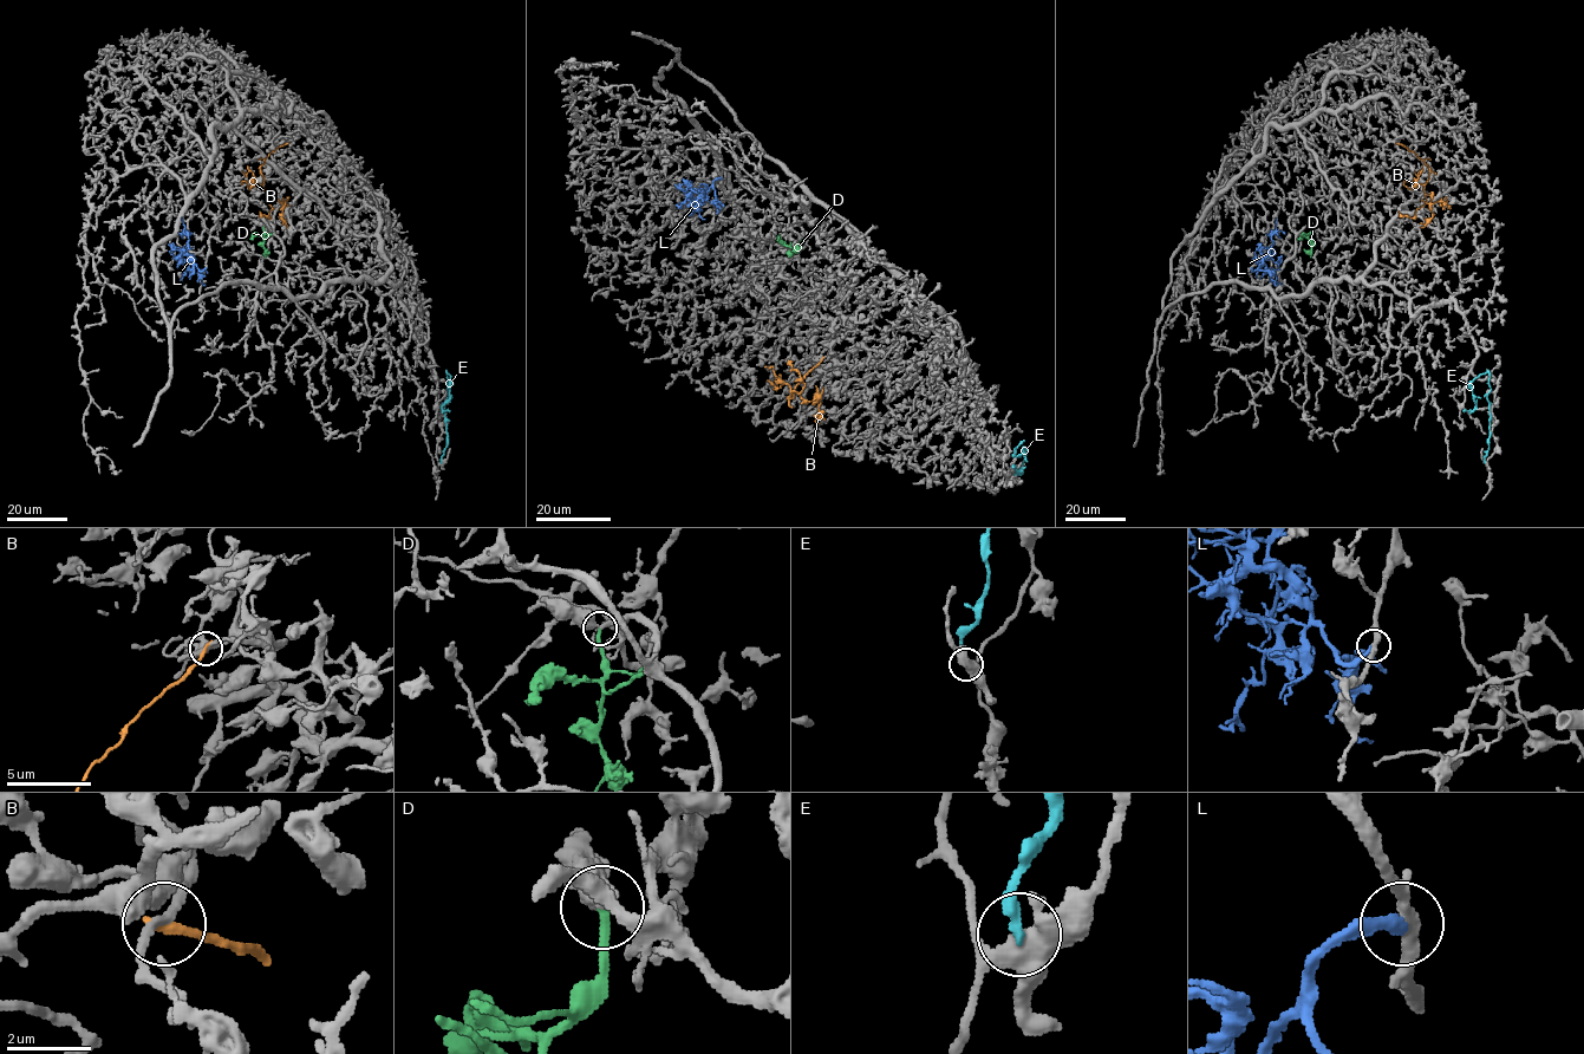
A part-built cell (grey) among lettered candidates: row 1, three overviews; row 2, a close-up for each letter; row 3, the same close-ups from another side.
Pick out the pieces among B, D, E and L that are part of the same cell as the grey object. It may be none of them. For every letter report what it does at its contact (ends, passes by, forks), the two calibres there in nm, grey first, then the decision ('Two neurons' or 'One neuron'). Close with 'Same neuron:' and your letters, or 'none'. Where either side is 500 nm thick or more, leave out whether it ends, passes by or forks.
B: It ends there. Thickness 200 nm (grey) against 240 nm. Two neurons
D: It ends there. Thickness 360 nm (grey) against 240 nm. One neuron
E: It ends there. Thickness 440 nm (grey) against 280 nm. Two neurons
L: It ends there. Thickness 320 nm (grey) against 280 nm. Two neurons
Same neuron: D

